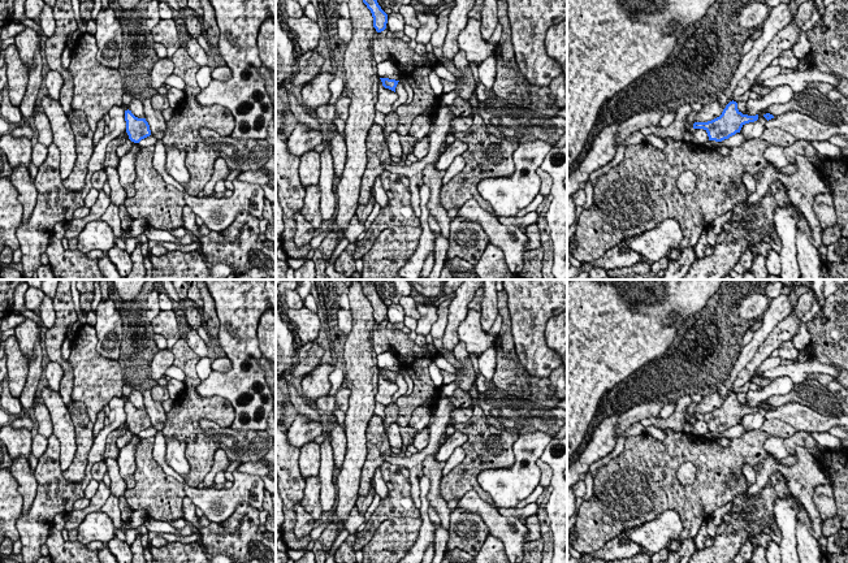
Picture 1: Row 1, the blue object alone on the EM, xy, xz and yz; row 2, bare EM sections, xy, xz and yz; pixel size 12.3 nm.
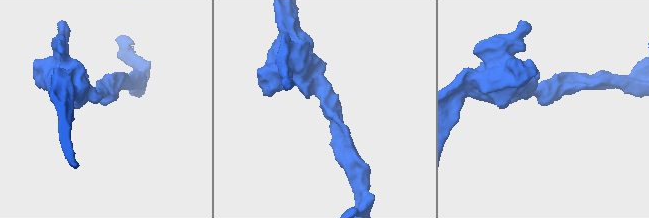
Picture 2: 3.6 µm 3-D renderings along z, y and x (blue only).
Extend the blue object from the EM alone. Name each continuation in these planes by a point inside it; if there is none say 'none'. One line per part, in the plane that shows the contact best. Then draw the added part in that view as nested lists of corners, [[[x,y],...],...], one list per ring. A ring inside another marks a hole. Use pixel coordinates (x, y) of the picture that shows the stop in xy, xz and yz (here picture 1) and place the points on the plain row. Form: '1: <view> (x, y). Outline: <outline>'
none

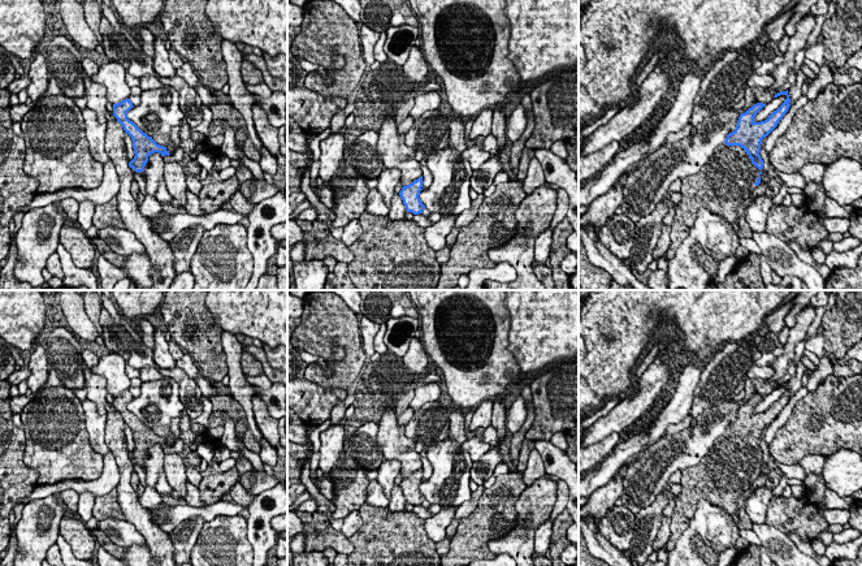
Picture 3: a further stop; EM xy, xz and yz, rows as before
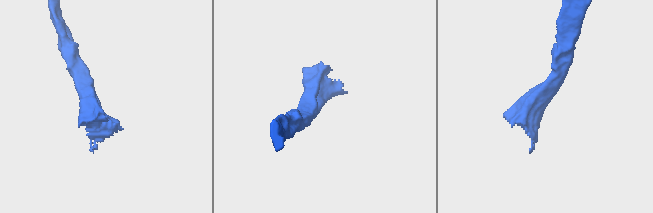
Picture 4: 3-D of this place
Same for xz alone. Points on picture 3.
none

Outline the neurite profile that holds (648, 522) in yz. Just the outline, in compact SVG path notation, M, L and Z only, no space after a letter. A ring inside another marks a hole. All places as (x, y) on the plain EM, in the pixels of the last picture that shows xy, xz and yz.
M673 484L670 489L664 487L651 505L638 511L634 517L634 533L631 548L625 552L628 559L638 563L645 563L649 559L649 556L654 552L653 541L660 528L663 510L670 500L677 497L681 491L681 484Z

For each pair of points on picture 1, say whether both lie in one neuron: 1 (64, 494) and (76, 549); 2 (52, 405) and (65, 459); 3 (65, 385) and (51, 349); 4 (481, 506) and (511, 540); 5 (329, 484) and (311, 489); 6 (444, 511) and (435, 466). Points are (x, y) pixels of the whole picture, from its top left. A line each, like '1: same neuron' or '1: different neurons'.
1: different neurons
2: same neuron
3: same neuron
4: same neuron
5: different neurons
6: same neuron

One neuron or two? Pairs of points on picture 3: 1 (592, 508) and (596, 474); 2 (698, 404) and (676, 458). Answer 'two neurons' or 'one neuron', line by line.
1: two neurons
2: two neurons

